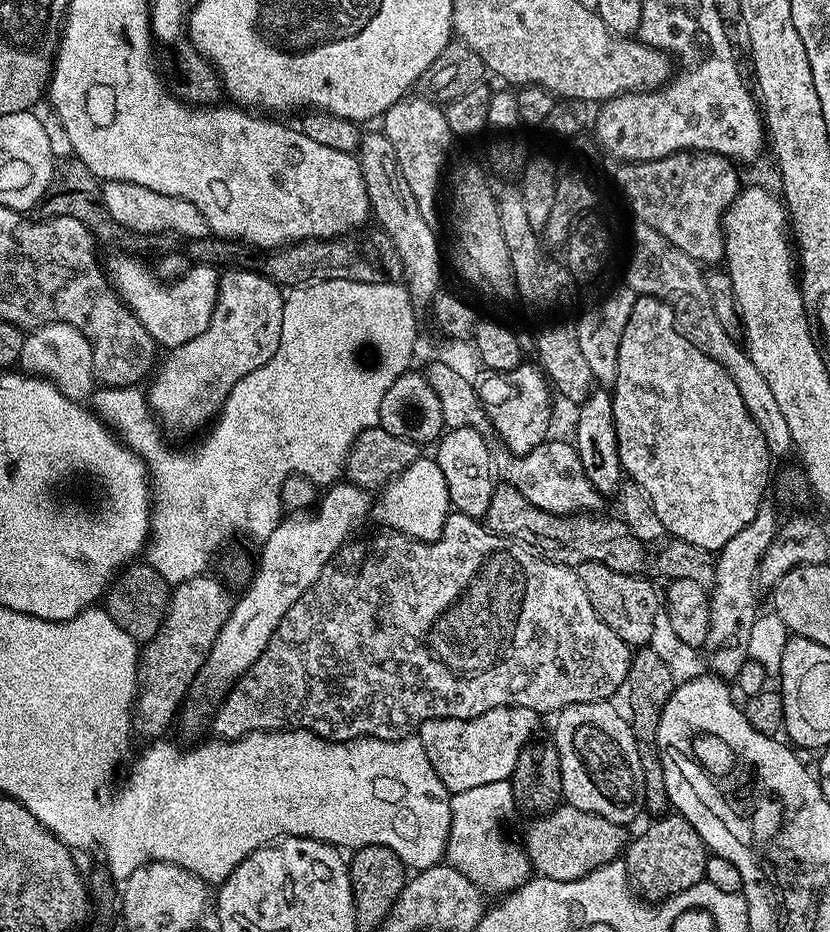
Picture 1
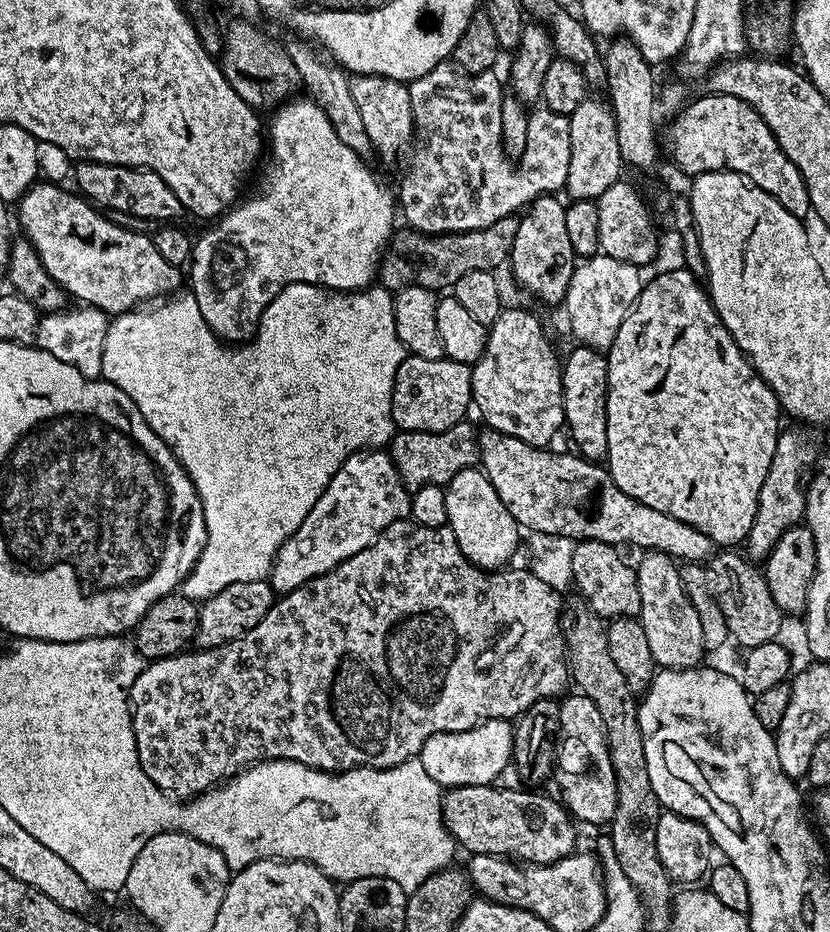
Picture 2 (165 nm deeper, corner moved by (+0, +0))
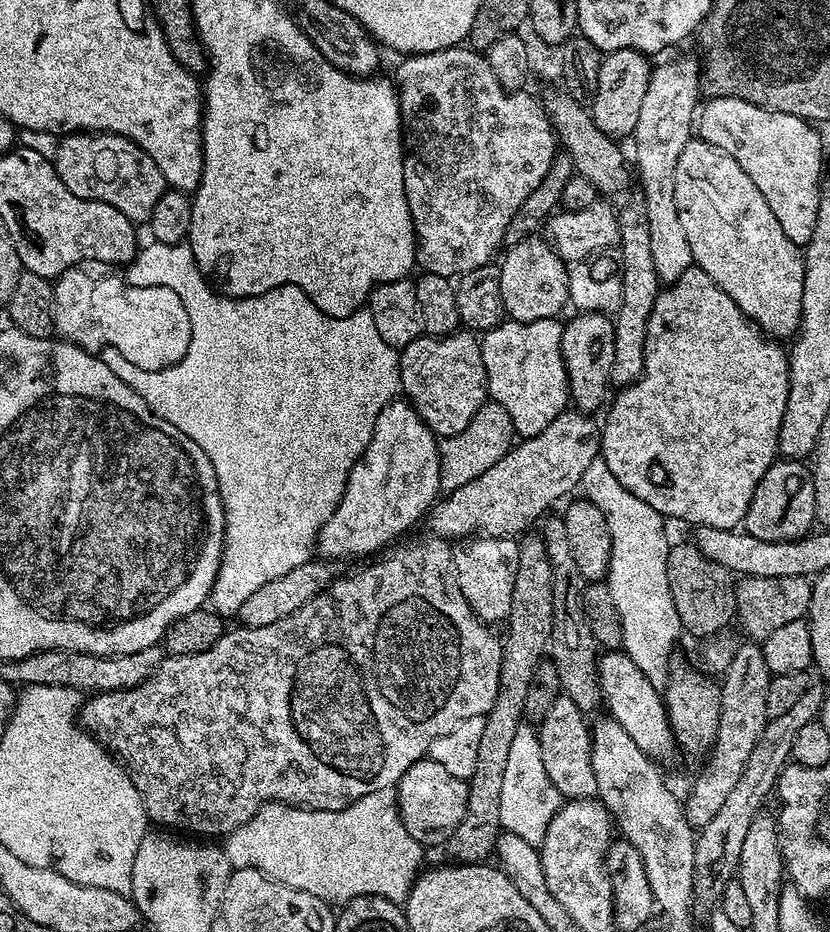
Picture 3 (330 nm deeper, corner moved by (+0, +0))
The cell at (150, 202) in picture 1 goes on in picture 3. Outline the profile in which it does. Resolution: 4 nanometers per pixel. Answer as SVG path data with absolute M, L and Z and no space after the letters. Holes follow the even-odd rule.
M70 132L56 142L56 173L62 178L62 186L78 198L94 202L106 202L114 206L137 226L147 225L154 205L166 190L162 170L154 166L154 158L142 150L130 138L116 136L112 132Z

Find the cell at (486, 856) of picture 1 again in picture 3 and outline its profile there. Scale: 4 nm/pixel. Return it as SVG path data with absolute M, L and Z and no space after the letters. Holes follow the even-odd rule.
M522 722L518 726L518 734L514 734L510 754L506 761L506 774L502 778L502 794L500 795L500 826L503 831L518 834L518 838L526 838L526 842L540 845L546 838L546 830L554 818L562 797L558 786L550 782L550 774L546 774L546 765L542 762L542 746L540 734L531 723Z

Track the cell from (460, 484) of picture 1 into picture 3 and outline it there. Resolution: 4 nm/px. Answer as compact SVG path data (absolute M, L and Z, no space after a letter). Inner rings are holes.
M494 536L461 539L452 549L452 568L456 571L462 598L470 602L479 620L507 621L510 598L514 598L514 574L518 574L518 543L515 539Z

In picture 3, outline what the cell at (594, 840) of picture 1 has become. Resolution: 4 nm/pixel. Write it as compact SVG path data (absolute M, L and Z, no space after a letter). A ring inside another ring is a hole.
M427 758L414 762L414 766L410 766L406 774L402 774L394 791L402 826L408 831L410 838L414 838L422 846L439 845L442 837L456 828L466 814L468 782L454 778L454 774L438 766L438 762Z

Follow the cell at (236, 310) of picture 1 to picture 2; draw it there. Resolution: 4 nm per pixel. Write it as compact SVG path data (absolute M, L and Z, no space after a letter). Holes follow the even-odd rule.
M293 98L271 113L276 124L269 128L267 125L266 148L272 151L272 161L264 168L260 196L245 195L213 223L217 224L209 232L197 235L192 246L190 269L196 285L191 285L190 291L198 302L198 310L202 310L202 318L206 318L206 326L232 346L255 336L264 308L287 284L323 285L332 268L328 260L340 260L339 291L359 292L369 287L377 279L384 250L398 224L398 200L393 189L391 192L372 173L361 153L350 150L334 134L330 118L326 118L315 100L300 99Z

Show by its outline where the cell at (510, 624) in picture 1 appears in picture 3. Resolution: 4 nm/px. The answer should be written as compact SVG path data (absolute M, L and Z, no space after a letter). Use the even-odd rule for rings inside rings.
M423 535L418 537L417 540L405 539L403 542L400 542L405 542L405 544L397 543L395 546L389 547L383 555L376 558L381 558L381 560L373 559L371 562L368 562L373 562L373 564L368 564L365 568L358 569L353 576L337 575L336 579L328 587L323 588L314 598L310 598L310 602L306 602L306 606L298 606L298 610L294 610L294 614L286 614L286 618L281 618L278 622L270 622L270 626L258 626L257 628L236 626L233 632L232 629L225 631L224 635L218 638L208 650L203 650L202 653L182 654L181 656L165 655L162 666L158 666L158 670L154 670L154 674L150 674L150 678L146 678L146 682L142 682L138 686L127 688L121 692L97 692L89 695L81 703L78 709L78 723L80 727L84 731L92 733L101 744L114 750L115 755L119 757L124 767L127 768L128 777L134 782L134 786L144 803L144 811L147 812L149 821L153 825L165 824L168 827L165 829L168 830L181 828L184 831L181 833L195 834L200 838L227 838L234 830L238 830L238 826L242 826L248 822L256 811L260 809L261 804L269 802L295 804L298 808L313 808L314 810L342 810L347 804L354 803L358 798L366 798L366 794L374 794L374 790L392 788L399 784L402 774L406 774L406 770L410 770L410 766L414 766L414 762L427 757L428 747L430 746L430 742L434 742L434 738L442 738L442 734L450 734L450 730L454 730L454 726L458 722L466 722L466 718L474 718L475 716L484 717L487 714L490 706L494 706L494 698L498 698L500 667L502 666L502 654L504 653L501 637L499 635L496 637L488 629L491 627L485 621L479 620L474 614L470 602L466 602L466 598L462 598L462 590L458 590L456 571L452 568L453 545L443 536Z

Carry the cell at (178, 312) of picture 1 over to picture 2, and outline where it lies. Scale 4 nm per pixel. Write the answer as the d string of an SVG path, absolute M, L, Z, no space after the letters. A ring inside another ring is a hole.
M47 182L33 184L18 201L18 228L24 231L21 233L34 246L46 274L50 274L52 281L60 285L71 299L72 296L76 299L73 301L90 308L101 308L106 314L119 314L159 301L181 287L181 269L170 266L170 262L158 254L158 246L154 246L150 236L118 226L111 215L105 214L75 191L67 192L66 189Z

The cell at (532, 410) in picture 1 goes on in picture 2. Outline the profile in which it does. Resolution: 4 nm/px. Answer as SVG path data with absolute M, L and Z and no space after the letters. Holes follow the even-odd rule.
M511 306L505 307L498 314L498 318L488 328L488 341L486 342L486 350L482 354L482 358L477 364L471 365L472 369L472 403L475 411L480 411L480 416L485 420L487 427L494 432L501 432L506 434L510 438L518 438L522 442L526 442L530 446L535 448L543 448L551 445L551 440L555 438L559 432L565 427L564 423L564 403L562 402L562 378L560 373L562 371L562 360L556 352L552 349L552 344L548 341L548 336L544 333L544 328L540 325L538 317L532 313L527 312L524 308L511 308Z

